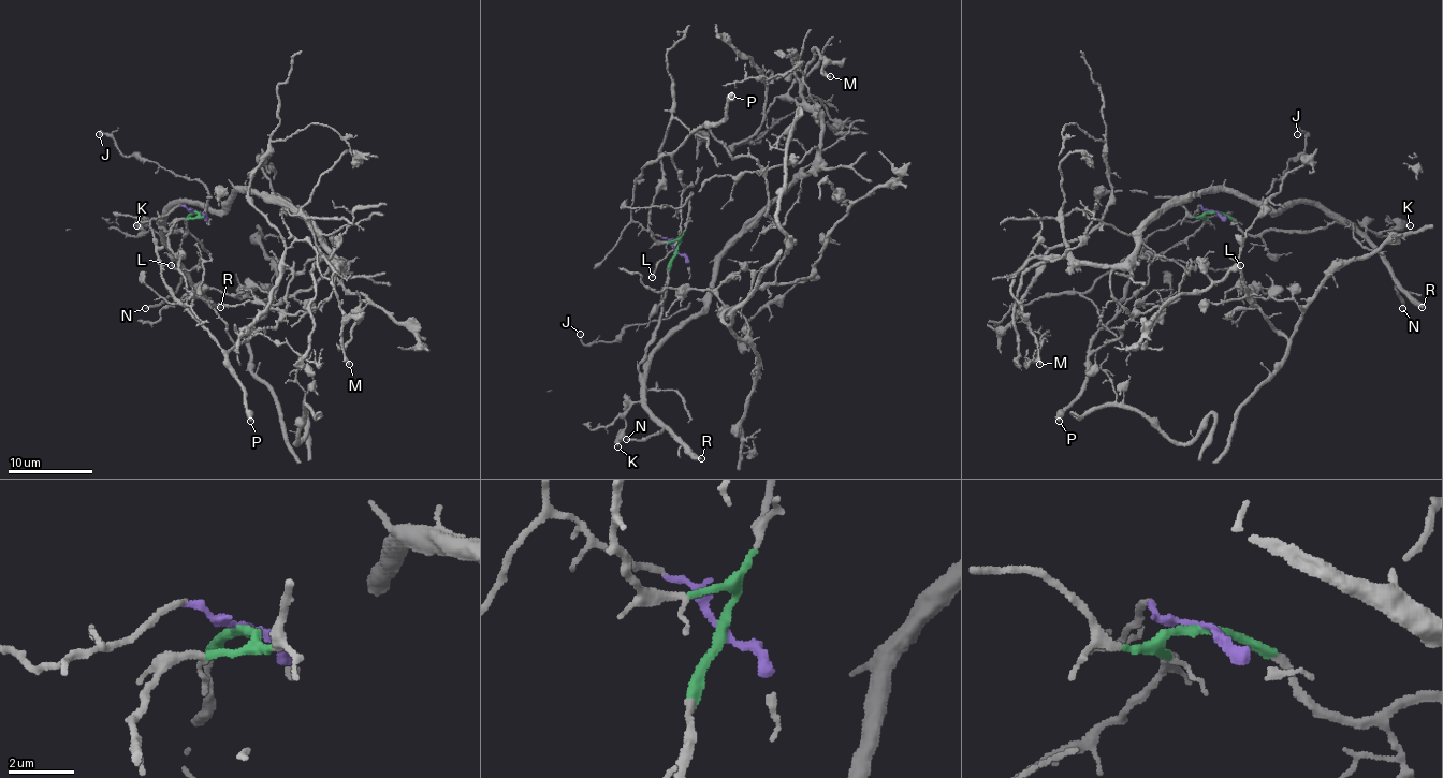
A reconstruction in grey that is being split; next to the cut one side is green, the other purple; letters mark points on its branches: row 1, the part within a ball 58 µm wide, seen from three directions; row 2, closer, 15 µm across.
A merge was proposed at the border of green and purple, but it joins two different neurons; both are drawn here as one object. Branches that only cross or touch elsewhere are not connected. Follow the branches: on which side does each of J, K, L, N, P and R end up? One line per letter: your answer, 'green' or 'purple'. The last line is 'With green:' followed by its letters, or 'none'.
J: green
K: green
L: purple
N: green
P: purple
R: green
With green: J, K, N, R

